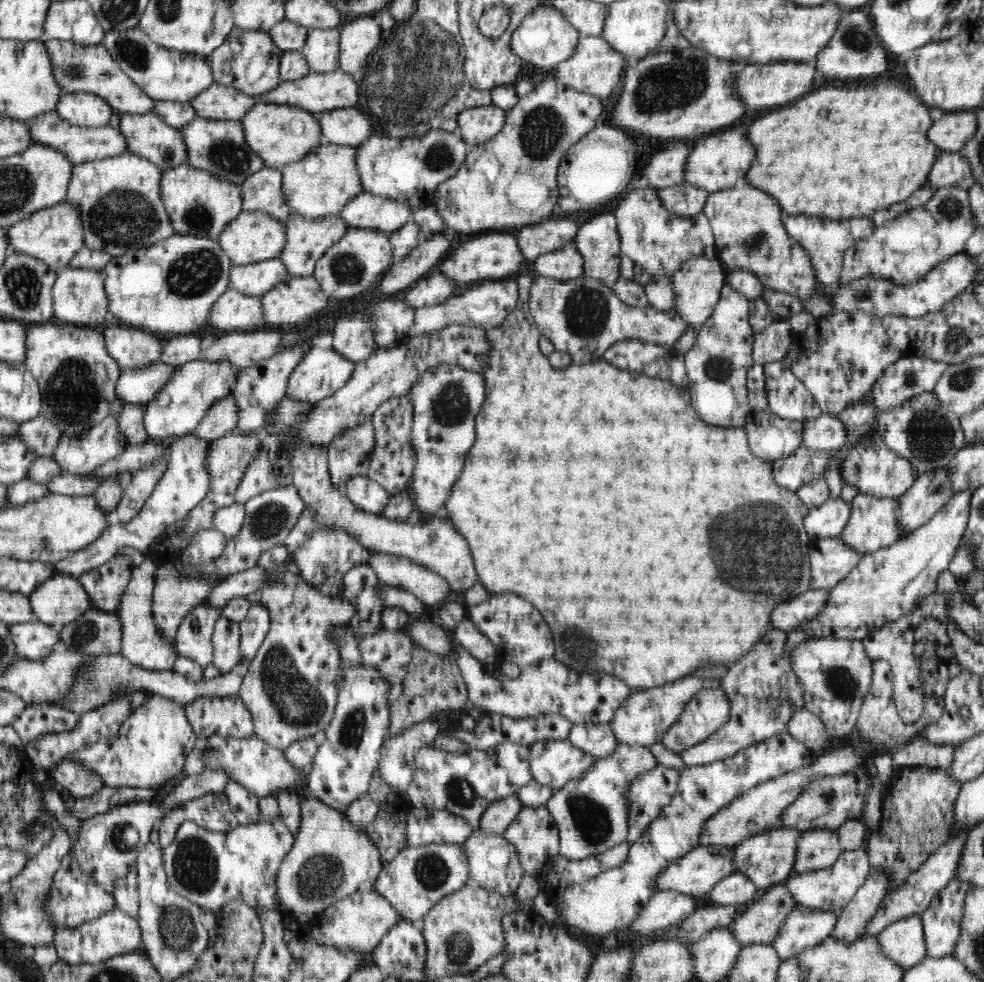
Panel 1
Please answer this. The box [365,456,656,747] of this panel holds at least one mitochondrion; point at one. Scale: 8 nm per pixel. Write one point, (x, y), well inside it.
(581, 650)

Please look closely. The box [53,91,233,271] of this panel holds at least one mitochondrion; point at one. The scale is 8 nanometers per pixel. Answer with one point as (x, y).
(122, 219)

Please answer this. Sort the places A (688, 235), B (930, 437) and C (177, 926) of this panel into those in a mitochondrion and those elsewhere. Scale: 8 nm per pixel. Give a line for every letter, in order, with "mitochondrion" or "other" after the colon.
A: other
B: mitochondrion
C: mitochondrion

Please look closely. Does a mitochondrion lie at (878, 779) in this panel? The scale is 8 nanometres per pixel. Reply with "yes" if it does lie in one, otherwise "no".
no

